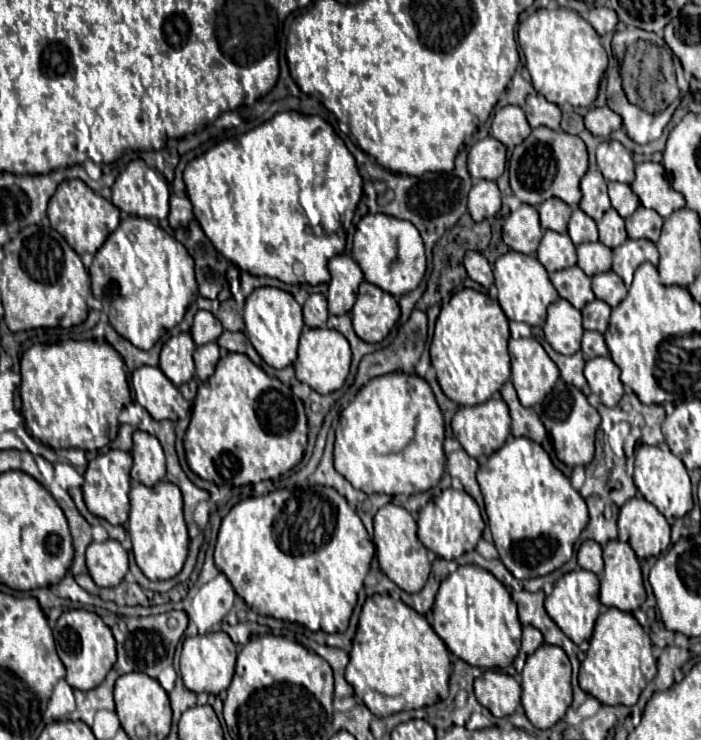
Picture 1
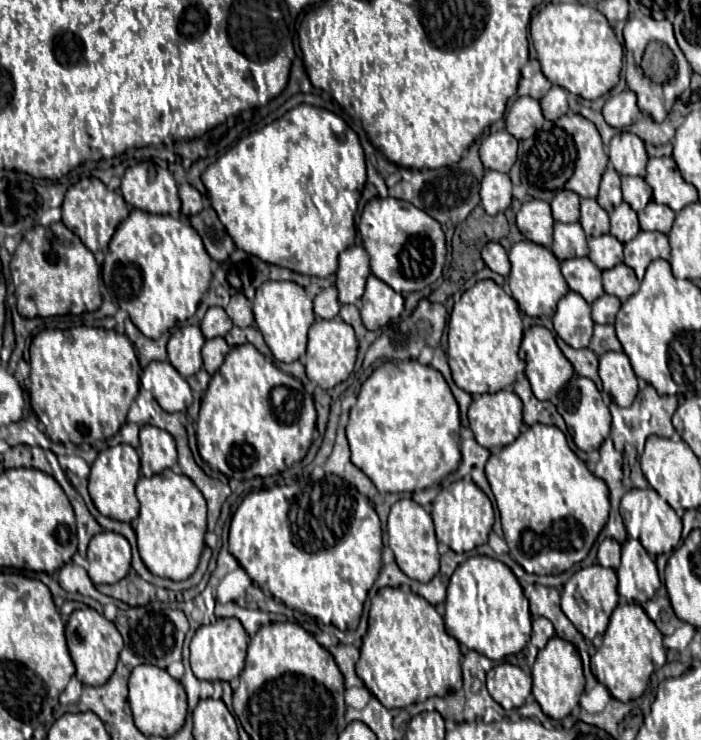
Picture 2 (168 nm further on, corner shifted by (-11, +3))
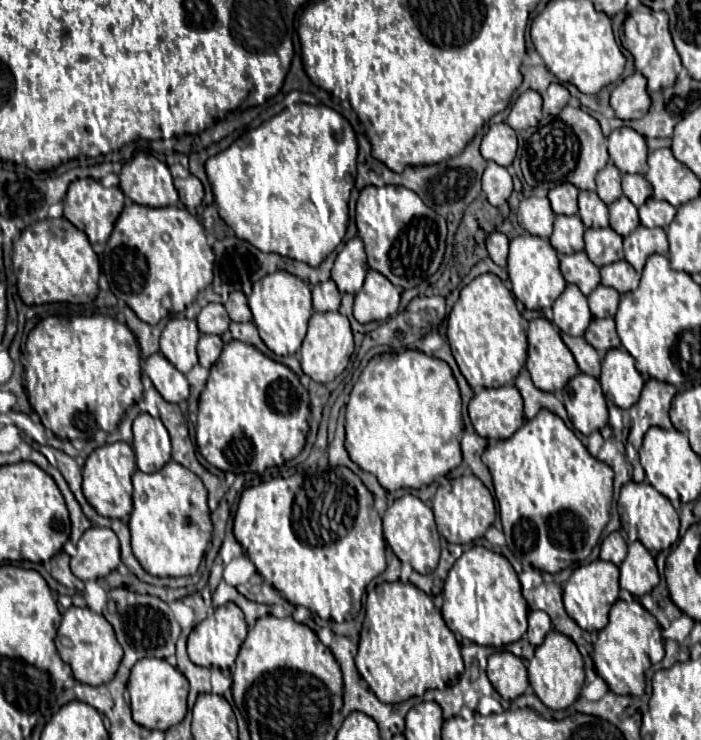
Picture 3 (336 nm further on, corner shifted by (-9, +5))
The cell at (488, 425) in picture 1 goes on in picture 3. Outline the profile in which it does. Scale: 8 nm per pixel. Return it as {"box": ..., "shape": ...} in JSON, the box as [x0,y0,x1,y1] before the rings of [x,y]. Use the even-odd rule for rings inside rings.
{"box":[470,384,524,438],"shape":[[[514,384],[480,390],[470,406],[470,420],[484,438],[510,438],[524,422],[522,396]]]}

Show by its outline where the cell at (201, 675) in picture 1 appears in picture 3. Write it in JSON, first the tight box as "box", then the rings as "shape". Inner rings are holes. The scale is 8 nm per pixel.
{"box":[188,602,246,668],"shape":[[[228,602],[220,608],[214,610],[214,618],[206,618],[202,624],[198,624],[192,634],[188,636],[188,654],[190,654],[190,660],[198,666],[218,666],[218,668],[230,668],[234,666],[234,660],[238,656],[238,650],[242,646],[246,638],[246,620],[244,620],[244,614],[242,610],[234,604],[234,602]]]}

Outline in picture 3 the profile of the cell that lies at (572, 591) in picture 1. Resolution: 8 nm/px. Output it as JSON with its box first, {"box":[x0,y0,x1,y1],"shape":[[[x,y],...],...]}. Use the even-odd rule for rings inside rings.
{"box":[564,560,618,632],"shape":[[[594,560],[590,564],[578,566],[570,580],[564,586],[564,606],[570,618],[576,620],[576,624],[588,632],[592,630],[602,630],[608,624],[608,610],[612,604],[618,600],[618,566],[604,562],[604,560]]]}

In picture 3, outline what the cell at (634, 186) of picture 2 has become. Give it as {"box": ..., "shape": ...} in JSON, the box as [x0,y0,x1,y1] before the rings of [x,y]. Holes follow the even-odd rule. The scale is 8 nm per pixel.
{"box":[622,174,652,206],"shape":[[[624,174],[622,176],[622,190],[634,206],[642,206],[652,196],[650,182],[642,174]]]}

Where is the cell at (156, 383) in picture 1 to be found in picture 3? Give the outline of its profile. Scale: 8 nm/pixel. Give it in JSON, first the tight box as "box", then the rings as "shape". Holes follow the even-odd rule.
{"box":[144,352,190,404],"shape":[[[160,352],[144,360],[144,372],[148,374],[148,378],[152,380],[152,384],[162,394],[164,400],[178,404],[188,398],[190,392],[188,392],[186,376]]]}

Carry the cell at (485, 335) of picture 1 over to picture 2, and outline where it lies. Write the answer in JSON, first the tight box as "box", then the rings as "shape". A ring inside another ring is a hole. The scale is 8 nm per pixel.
{"box":[448,280,524,394],"shape":[[[480,280],[470,290],[466,290],[448,322],[448,364],[452,370],[452,378],[458,388],[468,394],[496,394],[516,382],[516,376],[524,372],[524,362],[518,358],[518,348],[522,340],[522,316],[518,310],[516,300],[506,294],[498,284],[492,280]]]}

